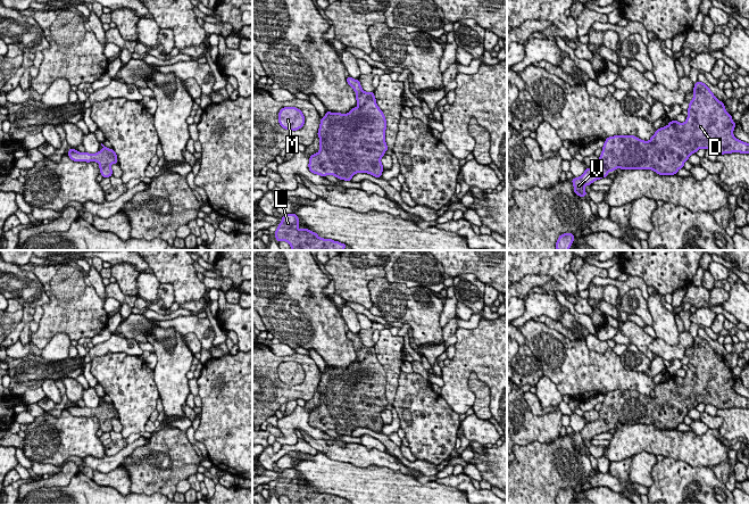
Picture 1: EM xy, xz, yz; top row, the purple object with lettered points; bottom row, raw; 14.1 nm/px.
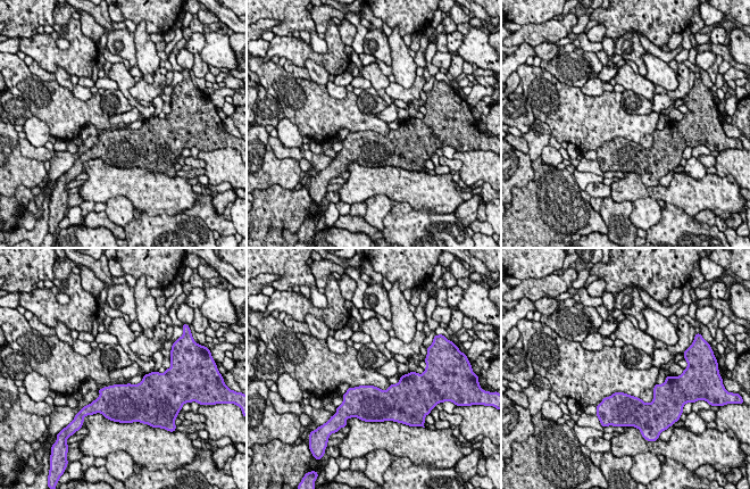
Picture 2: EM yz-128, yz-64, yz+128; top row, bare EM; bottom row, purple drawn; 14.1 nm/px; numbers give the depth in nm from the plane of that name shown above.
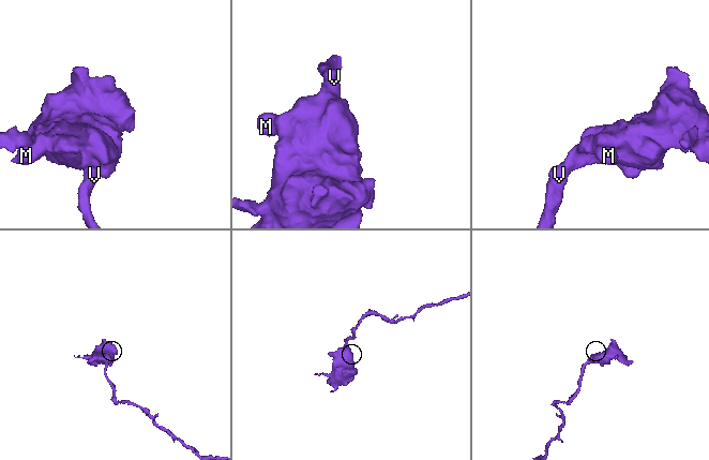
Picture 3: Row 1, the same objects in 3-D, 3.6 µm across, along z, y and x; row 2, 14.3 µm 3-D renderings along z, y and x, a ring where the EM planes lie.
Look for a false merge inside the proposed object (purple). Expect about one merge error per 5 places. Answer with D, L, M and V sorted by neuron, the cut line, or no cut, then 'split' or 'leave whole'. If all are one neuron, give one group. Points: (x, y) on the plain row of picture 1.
groups D L M V; cut none; leave whole

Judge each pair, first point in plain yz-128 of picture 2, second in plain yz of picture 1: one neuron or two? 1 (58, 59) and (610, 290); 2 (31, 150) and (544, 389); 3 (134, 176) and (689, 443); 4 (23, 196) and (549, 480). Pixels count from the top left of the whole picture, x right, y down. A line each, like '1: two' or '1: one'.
1: two
2: two
3: one
4: one

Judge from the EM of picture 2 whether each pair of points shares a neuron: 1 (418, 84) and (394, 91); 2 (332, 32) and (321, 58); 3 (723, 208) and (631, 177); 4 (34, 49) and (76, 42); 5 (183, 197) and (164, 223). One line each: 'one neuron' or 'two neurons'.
1: one neuron
2: one neuron
3: one neuron
4: one neuron
5: two neurons

